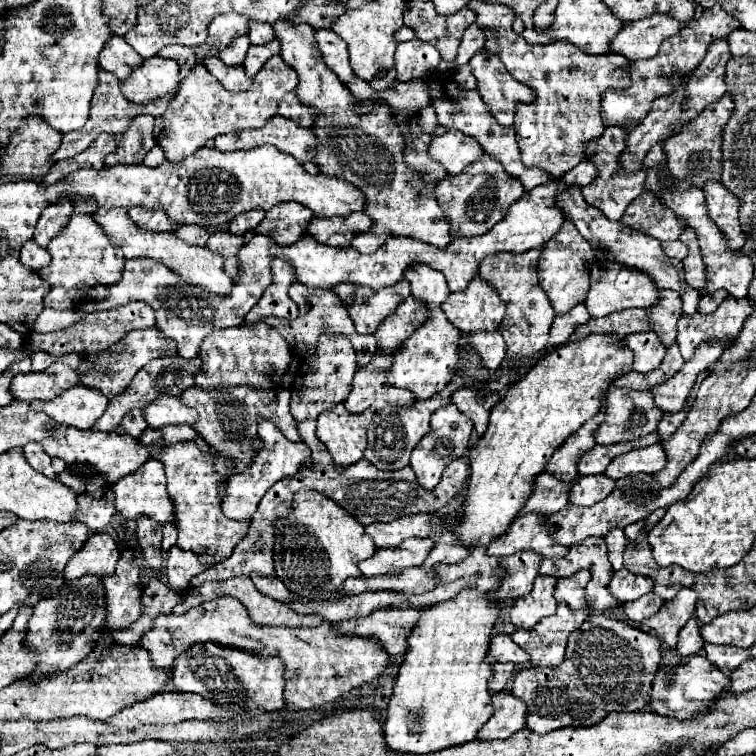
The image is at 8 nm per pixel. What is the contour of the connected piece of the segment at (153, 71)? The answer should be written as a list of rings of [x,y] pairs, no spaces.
[[[154,56],[132,70],[132,76],[122,82],[122,94],[130,102],[146,104],[168,94],[174,94],[178,86],[180,86],[178,62]]]

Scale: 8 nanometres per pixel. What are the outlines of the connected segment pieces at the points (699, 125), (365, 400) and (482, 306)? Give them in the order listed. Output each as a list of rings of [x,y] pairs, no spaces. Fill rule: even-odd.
[[[726,94],[718,102],[712,102],[710,106],[706,106],[706,110],[702,114],[698,114],[698,118],[690,120],[678,134],[664,140],[668,168],[680,188],[686,188],[690,184],[696,184],[698,188],[702,188],[706,184],[706,180],[720,180],[720,174],[722,174],[722,150],[720,150],[722,126],[726,126],[726,122],[730,120],[732,110],[734,110],[734,100],[730,98],[730,94]]]
[[[377,350],[365,368],[358,368],[352,382],[352,392],[344,402],[344,406],[352,414],[360,414],[366,408],[378,412],[386,406],[412,406],[416,402],[410,390],[392,388],[388,384],[386,373],[391,369],[392,364],[392,353],[383,354]]]
[[[476,276],[466,290],[450,294],[442,310],[462,334],[492,332],[504,318],[504,302],[480,276]]]

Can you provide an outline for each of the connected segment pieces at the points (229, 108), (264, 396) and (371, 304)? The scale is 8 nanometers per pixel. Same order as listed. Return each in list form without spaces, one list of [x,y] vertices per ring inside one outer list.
[[[274,56],[266,62],[266,66],[256,74],[252,88],[246,92],[230,92],[224,90],[220,82],[202,66],[196,64],[192,74],[182,82],[178,94],[170,100],[170,106],[162,116],[156,118],[154,124],[154,140],[164,150],[164,158],[168,162],[180,162],[194,154],[194,150],[206,146],[208,140],[220,134],[232,134],[248,128],[262,128],[268,118],[276,116],[278,102],[286,92],[294,92],[298,86],[298,74],[282,62],[280,56]]]
[[[190,386],[188,390],[182,392],[180,396],[182,404],[196,408],[198,412],[198,422],[194,422],[194,430],[198,430],[198,434],[216,450],[220,450],[222,454],[230,454],[232,458],[238,458],[238,466],[234,468],[234,472],[242,472],[246,466],[250,466],[250,462],[254,460],[256,452],[252,452],[250,442],[252,438],[258,434],[256,432],[256,424],[258,418],[266,418],[272,420],[280,426],[282,434],[288,440],[298,442],[298,430],[296,430],[296,422],[290,414],[290,390],[288,388],[270,388],[270,390],[254,390],[252,386],[220,386],[218,390],[202,390],[200,386]]]
[[[402,278],[402,282],[382,290],[358,288],[354,290],[354,302],[344,302],[344,306],[350,310],[350,320],[358,334],[374,334],[406,296],[410,296],[410,284]]]

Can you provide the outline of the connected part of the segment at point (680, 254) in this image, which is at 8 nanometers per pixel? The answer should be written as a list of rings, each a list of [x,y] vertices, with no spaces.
[[[674,240],[674,242],[662,242],[662,250],[664,250],[664,254],[668,258],[678,258],[678,260],[686,258],[686,254],[688,254],[688,248],[682,242],[678,242],[678,240]]]

